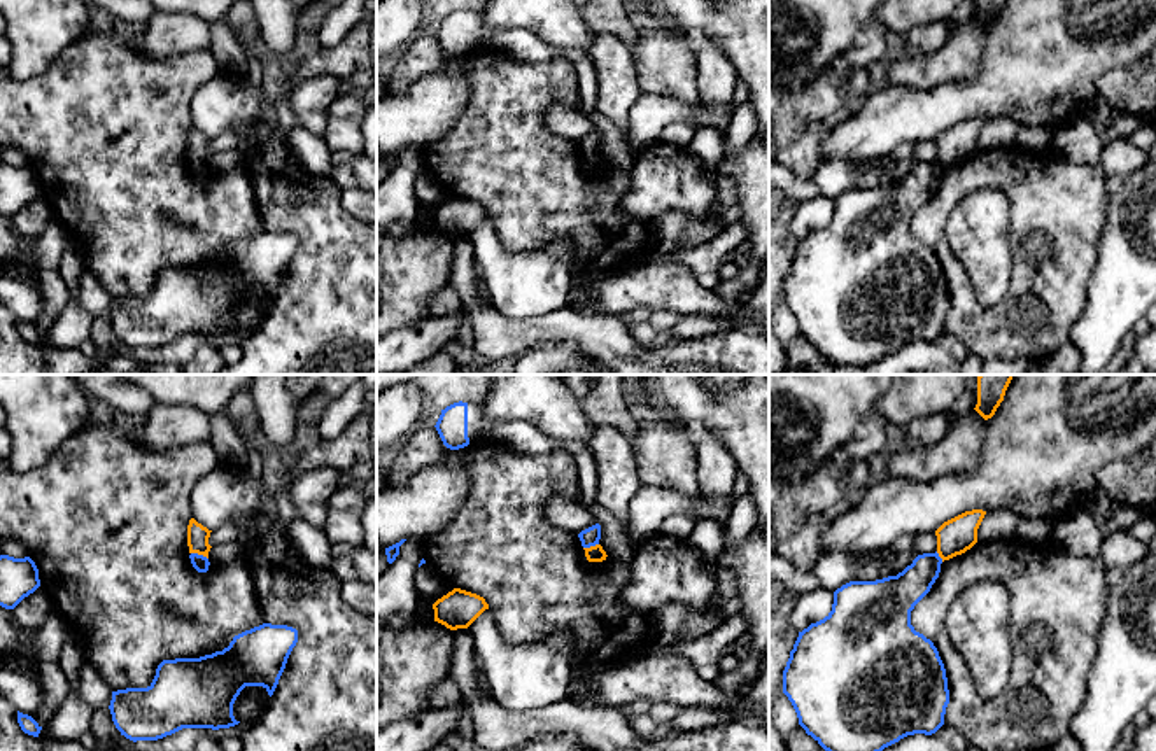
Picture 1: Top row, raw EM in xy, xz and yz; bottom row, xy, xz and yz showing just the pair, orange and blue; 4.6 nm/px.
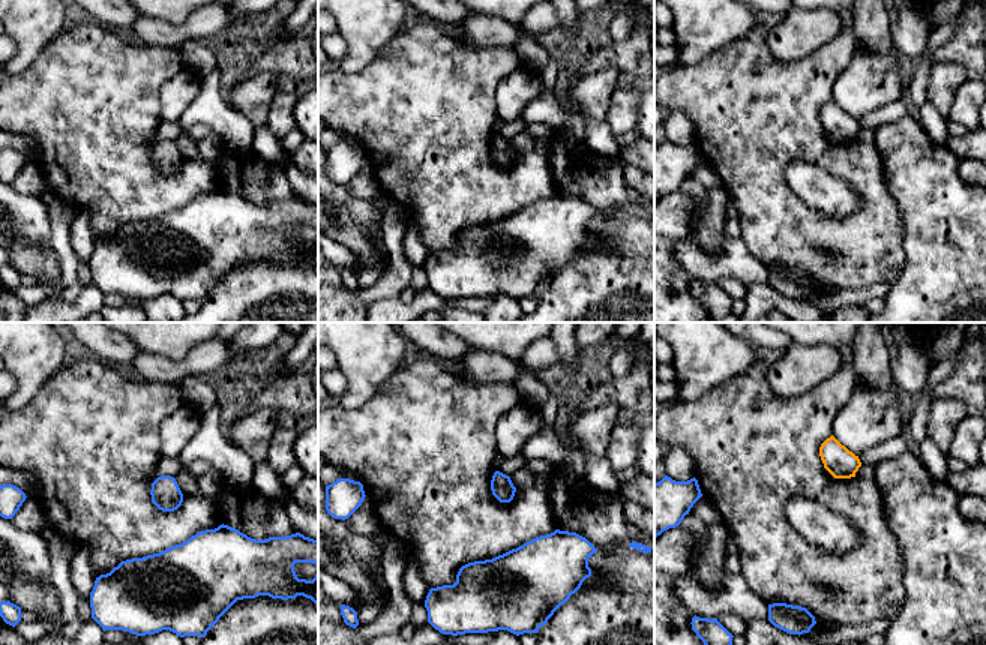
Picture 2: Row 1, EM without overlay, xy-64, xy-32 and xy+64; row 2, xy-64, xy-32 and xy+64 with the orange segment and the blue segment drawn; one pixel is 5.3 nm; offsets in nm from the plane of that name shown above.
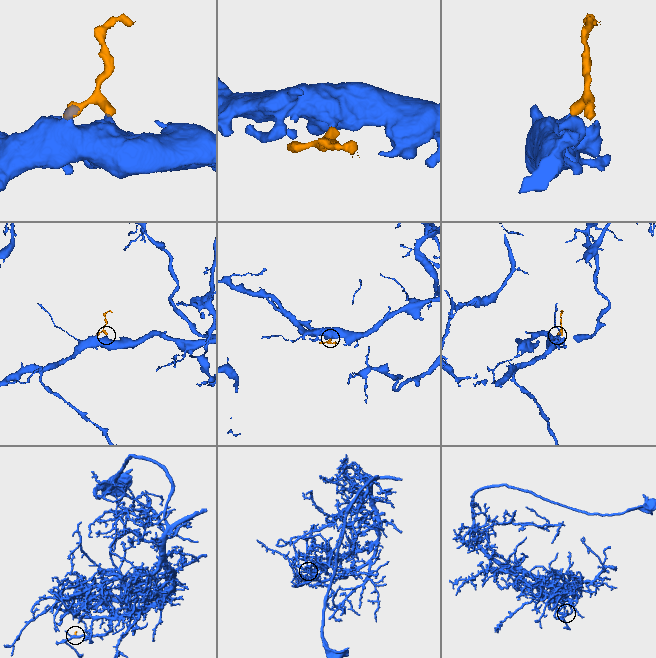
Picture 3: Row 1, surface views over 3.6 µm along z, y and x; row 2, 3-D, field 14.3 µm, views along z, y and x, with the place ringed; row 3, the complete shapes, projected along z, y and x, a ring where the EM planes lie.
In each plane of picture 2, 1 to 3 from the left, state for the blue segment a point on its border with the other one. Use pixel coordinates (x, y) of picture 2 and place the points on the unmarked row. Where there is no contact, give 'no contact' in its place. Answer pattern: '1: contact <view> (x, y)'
1: no contact
2: no contact
3: no contact

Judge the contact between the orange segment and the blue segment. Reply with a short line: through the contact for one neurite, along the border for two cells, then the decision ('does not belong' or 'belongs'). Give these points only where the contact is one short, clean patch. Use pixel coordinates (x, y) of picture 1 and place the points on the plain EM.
xy (191, 160), (202, 161), (207, 167) | does not belong

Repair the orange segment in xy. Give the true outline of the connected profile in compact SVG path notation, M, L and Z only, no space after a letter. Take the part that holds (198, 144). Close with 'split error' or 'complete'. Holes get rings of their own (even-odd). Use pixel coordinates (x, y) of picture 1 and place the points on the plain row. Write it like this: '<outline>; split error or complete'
M194 126L189 128L187 133L187 154L189 154L189 161L198 161L208 166L208 159L210 159L210 152L208 152L208 145L210 140L207 135L203 135L201 131L198 131Z; complete

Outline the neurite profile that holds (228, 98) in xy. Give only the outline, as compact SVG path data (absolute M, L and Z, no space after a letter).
M221 70L193 96L193 126L215 138L238 123L270 114L270 84L254 88L249 75Z

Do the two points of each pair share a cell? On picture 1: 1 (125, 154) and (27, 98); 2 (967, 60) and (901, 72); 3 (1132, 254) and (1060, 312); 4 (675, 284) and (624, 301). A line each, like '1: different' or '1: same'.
1: same
2: same
3: different
4: same

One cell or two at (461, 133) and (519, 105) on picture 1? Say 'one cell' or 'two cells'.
one cell

